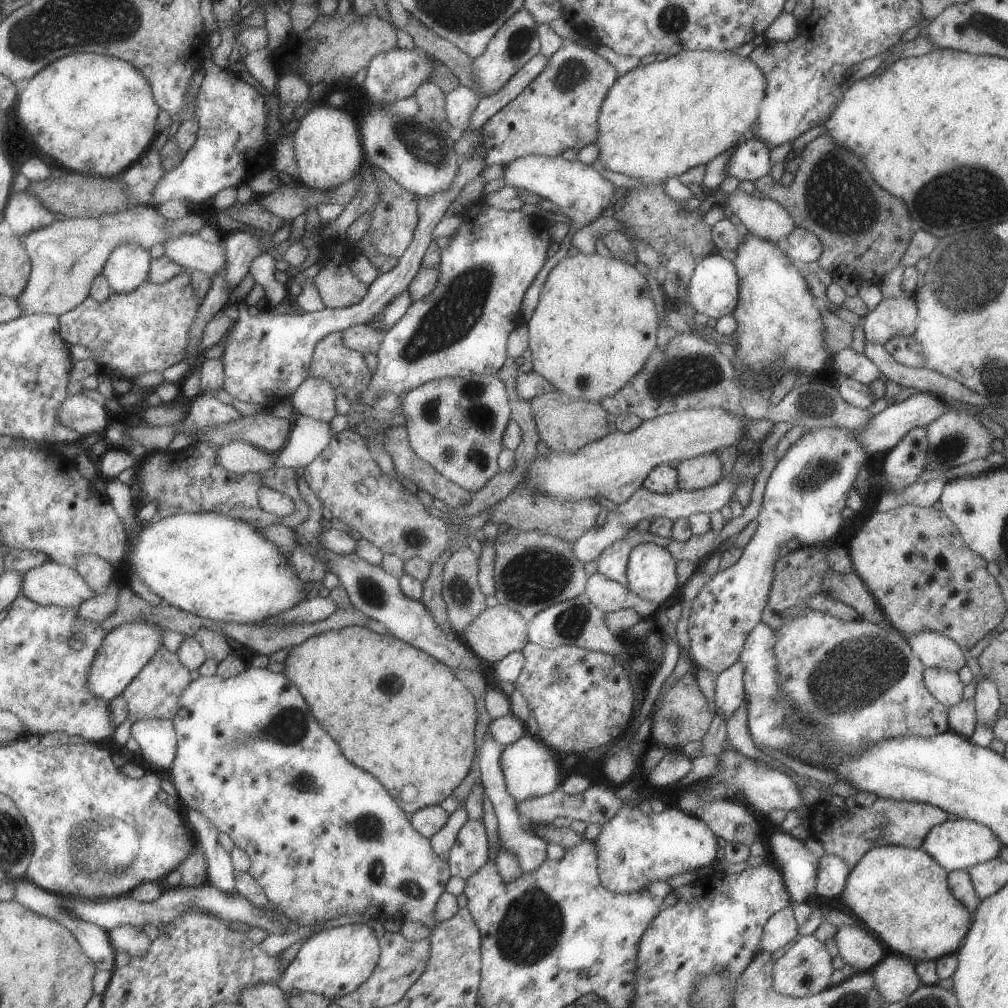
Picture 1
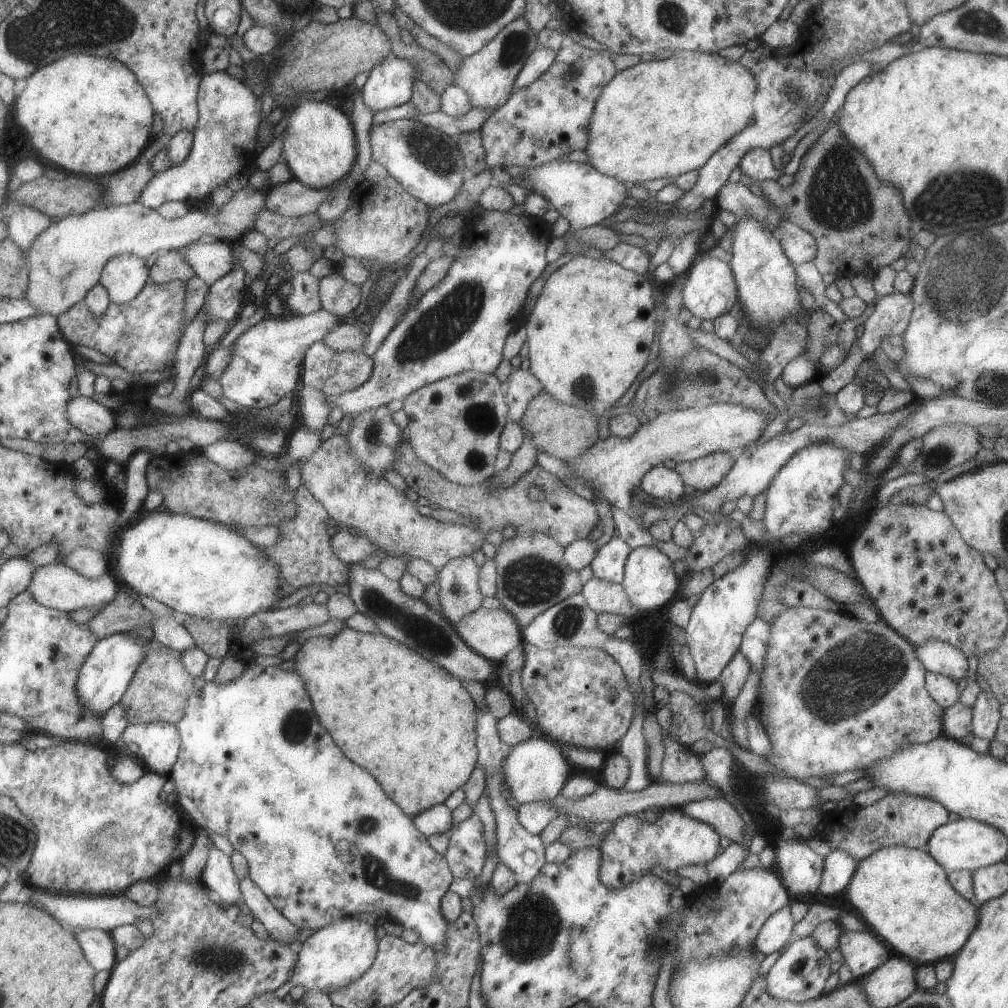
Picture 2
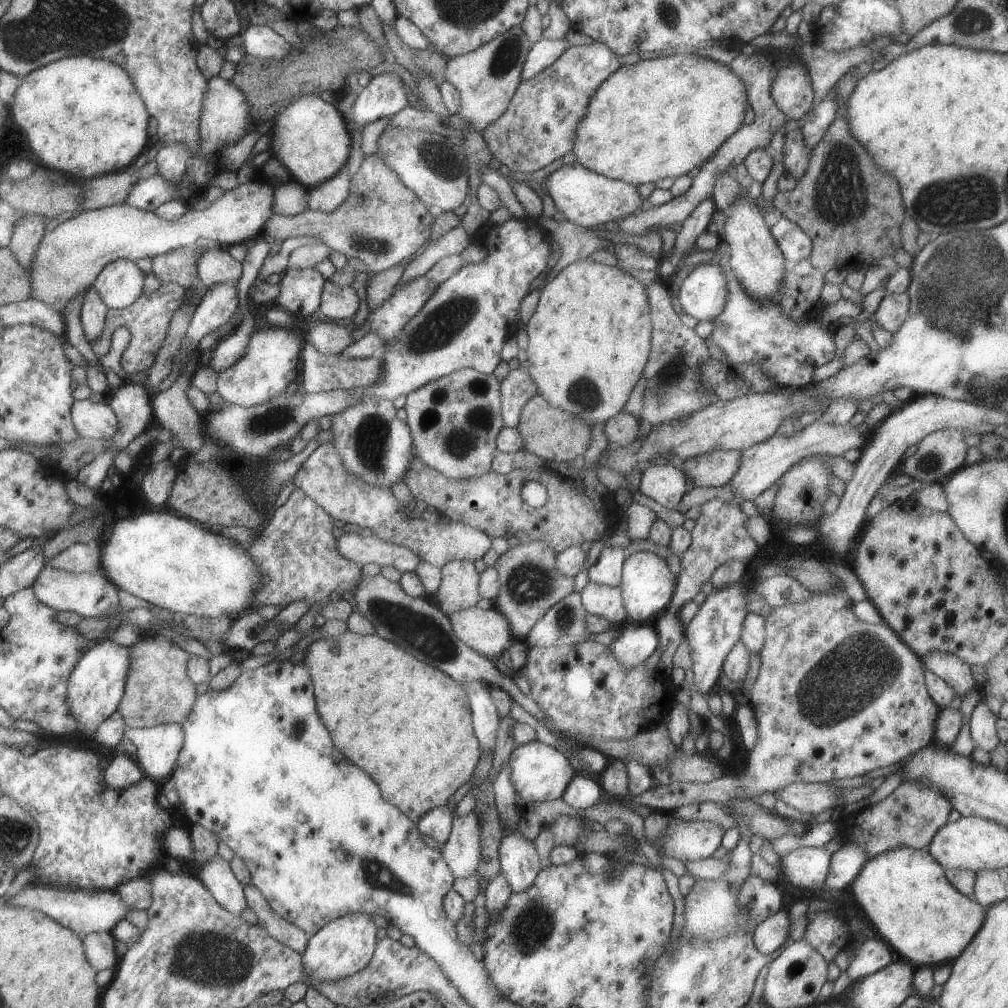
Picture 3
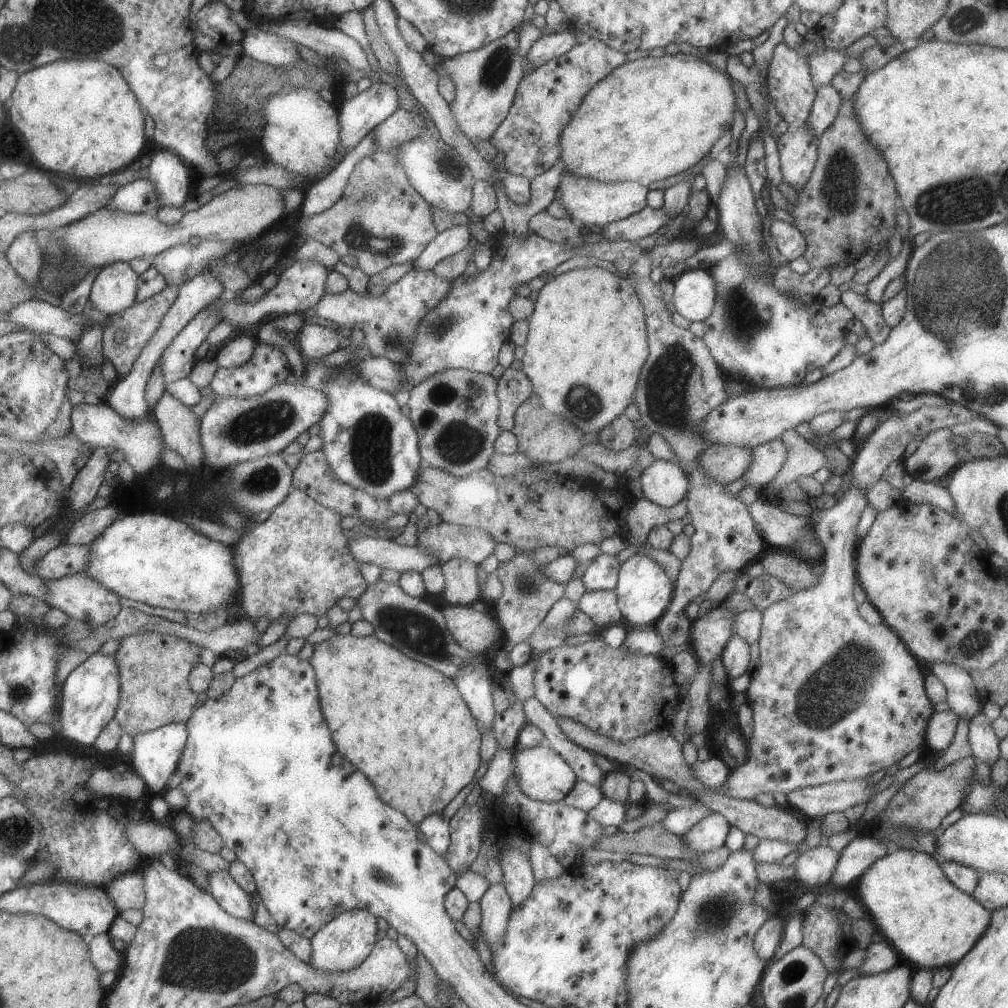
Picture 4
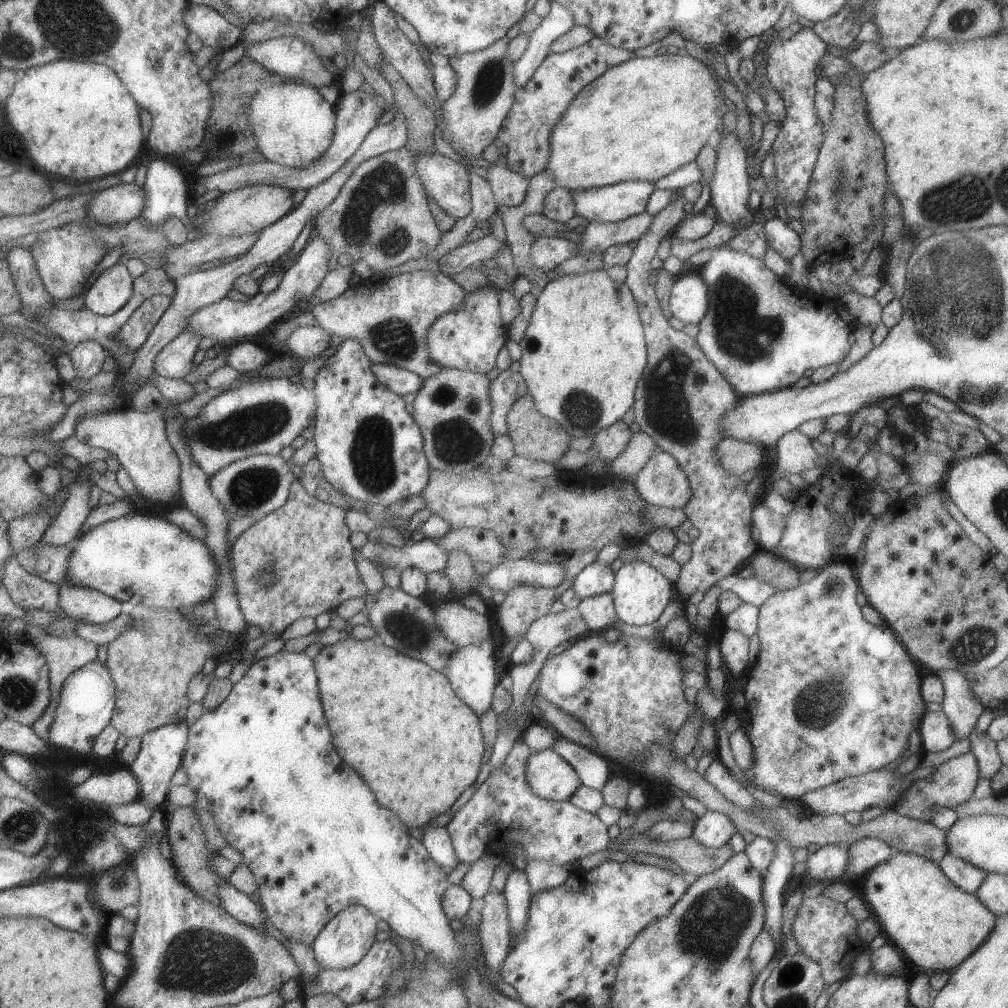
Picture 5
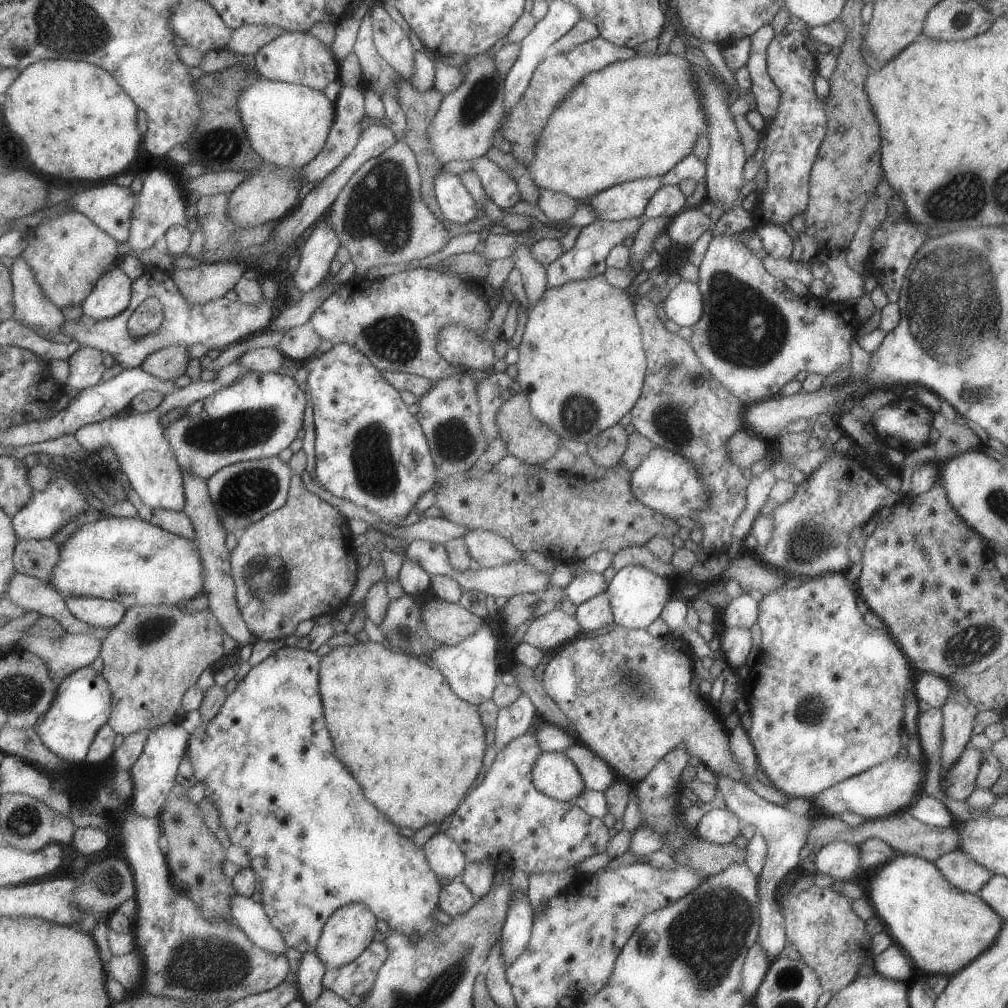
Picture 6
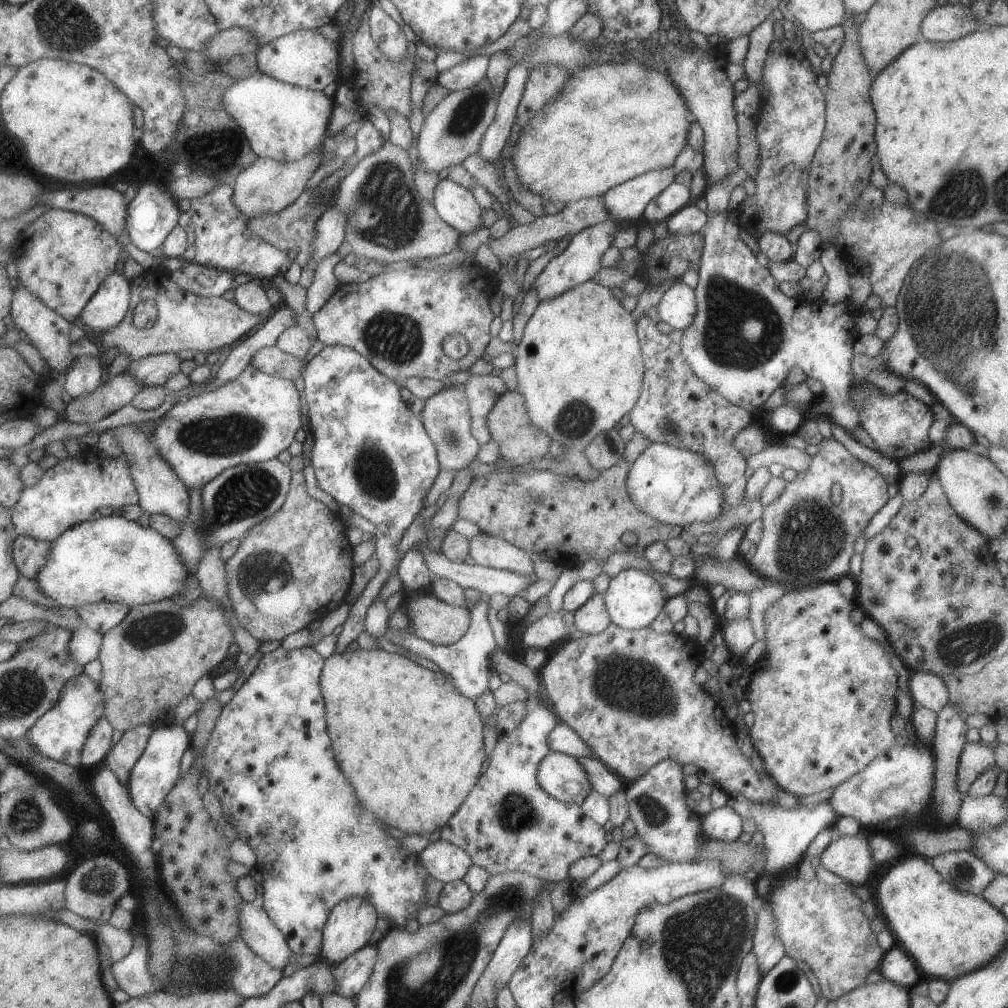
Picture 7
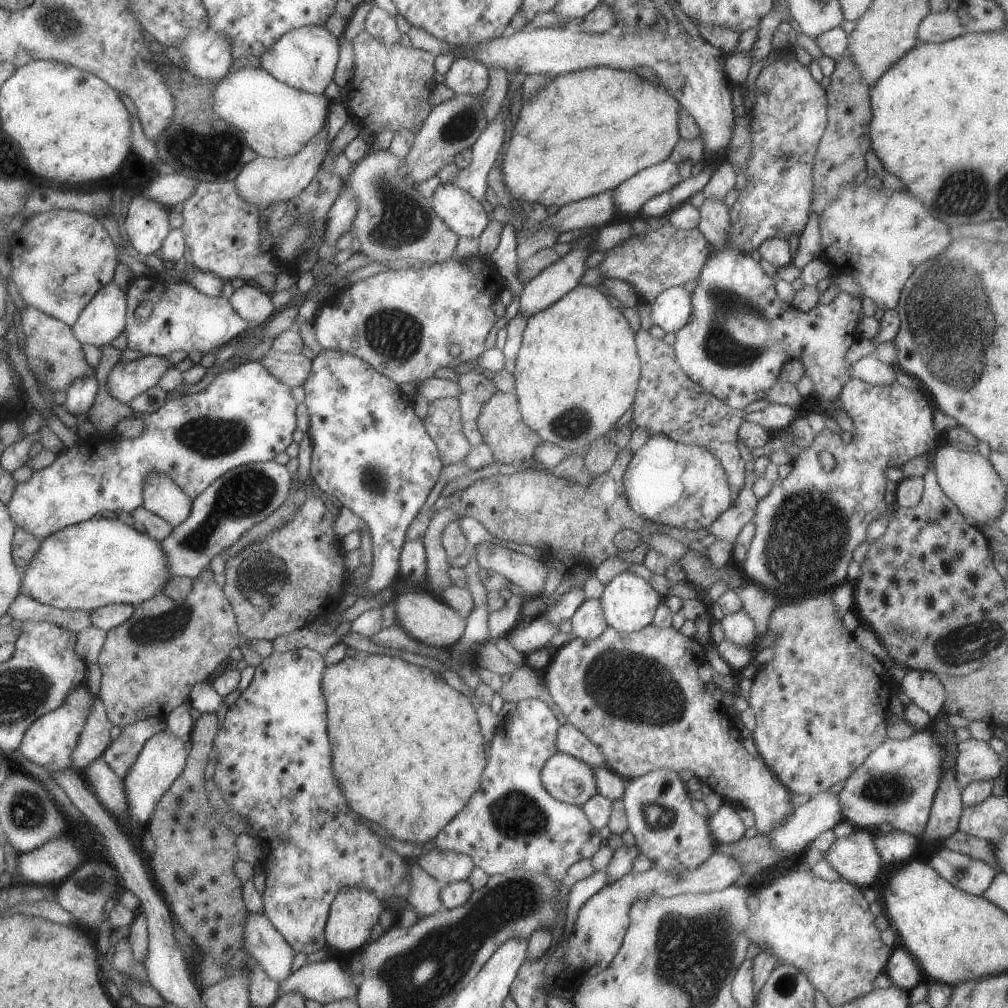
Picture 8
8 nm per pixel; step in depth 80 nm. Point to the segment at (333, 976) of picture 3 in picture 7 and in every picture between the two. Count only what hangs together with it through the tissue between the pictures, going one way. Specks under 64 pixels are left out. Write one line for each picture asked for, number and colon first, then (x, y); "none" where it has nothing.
4: (341, 944)
5: (342, 942)
6: (348, 931)
7: (349, 925)

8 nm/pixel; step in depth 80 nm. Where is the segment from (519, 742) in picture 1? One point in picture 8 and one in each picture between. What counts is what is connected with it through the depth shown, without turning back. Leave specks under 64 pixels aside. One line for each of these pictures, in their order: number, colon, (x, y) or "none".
2: (535, 769)
3: (538, 772)
4: (541, 774)
5: (548, 776)
6: (553, 774)
7: (559, 775)
8: (567, 779)

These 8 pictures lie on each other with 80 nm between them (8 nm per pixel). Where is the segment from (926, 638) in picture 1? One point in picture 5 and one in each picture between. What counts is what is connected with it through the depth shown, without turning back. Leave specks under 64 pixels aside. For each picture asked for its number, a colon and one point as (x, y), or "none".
2: (938, 657)
3: (957, 673)
4: (961, 695)
5: (961, 707)

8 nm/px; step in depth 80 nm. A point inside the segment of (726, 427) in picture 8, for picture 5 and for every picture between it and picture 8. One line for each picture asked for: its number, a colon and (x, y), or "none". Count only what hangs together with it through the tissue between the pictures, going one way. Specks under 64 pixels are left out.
5: (678, 401)
6: (681, 407)
7: (676, 408)

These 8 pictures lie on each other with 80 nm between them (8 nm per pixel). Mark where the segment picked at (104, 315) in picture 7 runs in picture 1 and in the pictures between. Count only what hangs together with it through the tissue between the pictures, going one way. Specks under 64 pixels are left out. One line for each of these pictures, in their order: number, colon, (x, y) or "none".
1: (127, 265)
2: (123, 276)
3: (120, 282)
4: (114, 288)
5: (112, 288)
6: (110, 294)

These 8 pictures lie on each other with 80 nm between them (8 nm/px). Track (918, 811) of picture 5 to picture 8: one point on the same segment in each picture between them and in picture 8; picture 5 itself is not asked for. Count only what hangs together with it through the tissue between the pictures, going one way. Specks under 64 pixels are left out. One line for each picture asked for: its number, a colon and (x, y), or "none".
6: (959, 780)
7: (975, 757)
8: (975, 760)

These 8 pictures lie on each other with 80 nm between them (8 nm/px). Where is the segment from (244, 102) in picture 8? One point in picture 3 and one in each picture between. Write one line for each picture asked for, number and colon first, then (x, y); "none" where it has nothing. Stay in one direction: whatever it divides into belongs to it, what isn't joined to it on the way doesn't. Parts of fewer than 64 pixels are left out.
3: (310, 139)
4: (301, 134)
5: (293, 125)
6: (286, 124)
7: (281, 121)

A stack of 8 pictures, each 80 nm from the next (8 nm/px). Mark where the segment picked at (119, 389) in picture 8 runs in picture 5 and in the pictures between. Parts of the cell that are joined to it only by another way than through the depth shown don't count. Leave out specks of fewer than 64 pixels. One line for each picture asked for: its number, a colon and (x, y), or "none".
5: (175, 360)
6: (167, 363)
7: (151, 370)

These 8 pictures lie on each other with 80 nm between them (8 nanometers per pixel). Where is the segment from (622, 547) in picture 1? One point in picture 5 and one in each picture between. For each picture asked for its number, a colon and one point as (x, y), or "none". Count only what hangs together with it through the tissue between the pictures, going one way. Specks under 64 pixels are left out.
2: (608, 563)
3: (607, 569)
4: (602, 573)
5: (596, 578)

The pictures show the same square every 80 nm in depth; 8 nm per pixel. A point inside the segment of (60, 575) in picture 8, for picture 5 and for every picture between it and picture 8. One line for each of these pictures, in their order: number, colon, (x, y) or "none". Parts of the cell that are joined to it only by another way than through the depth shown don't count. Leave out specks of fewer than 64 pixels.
5: (139, 558)
6: (124, 559)
7: (110, 559)

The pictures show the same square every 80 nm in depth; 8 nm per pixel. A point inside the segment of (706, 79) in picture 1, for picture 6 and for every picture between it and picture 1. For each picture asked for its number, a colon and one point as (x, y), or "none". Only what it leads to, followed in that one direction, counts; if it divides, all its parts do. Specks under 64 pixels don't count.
2: (658, 119)
3: (657, 118)
4: (650, 118)
5: (640, 120)
6: (636, 118)

